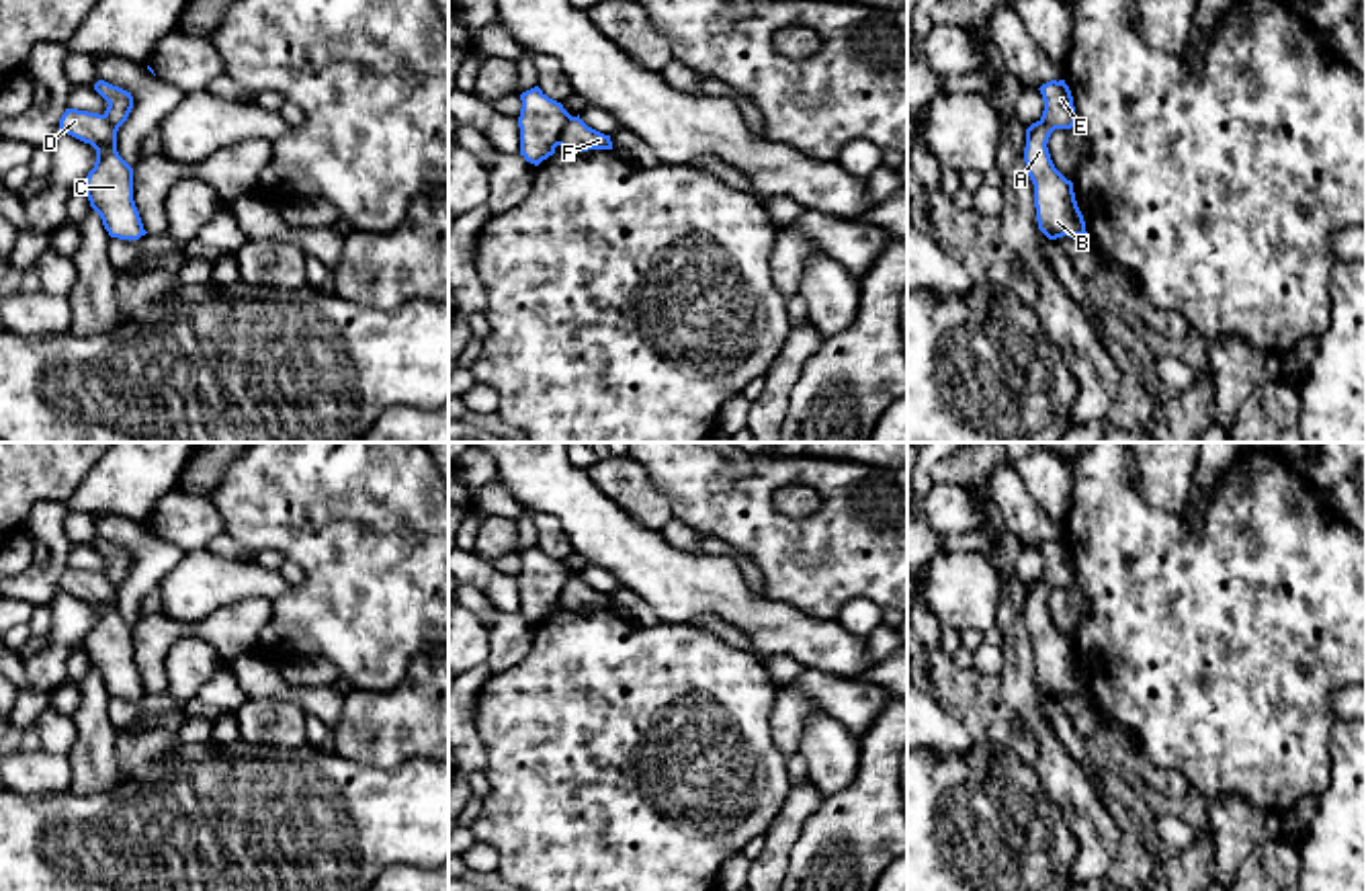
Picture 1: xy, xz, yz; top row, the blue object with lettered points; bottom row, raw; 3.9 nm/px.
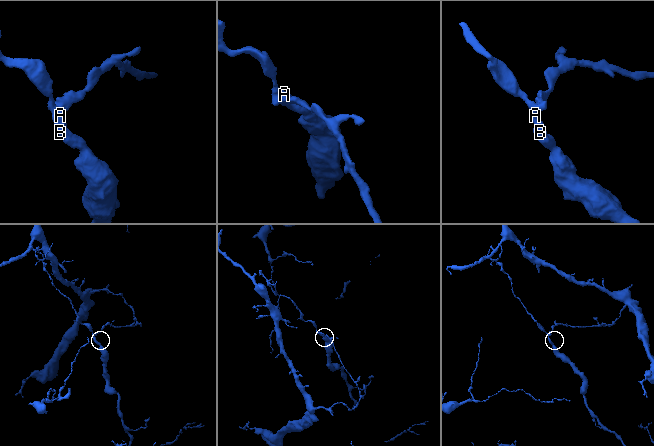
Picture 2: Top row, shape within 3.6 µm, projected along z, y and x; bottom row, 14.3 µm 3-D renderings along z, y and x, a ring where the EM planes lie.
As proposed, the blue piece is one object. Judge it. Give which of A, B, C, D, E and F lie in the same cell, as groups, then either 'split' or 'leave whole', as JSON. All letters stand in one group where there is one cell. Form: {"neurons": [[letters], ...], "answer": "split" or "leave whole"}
{"neurons": [["A", "B", "C", "D"], ["E", "F"]], "answer": "split"}

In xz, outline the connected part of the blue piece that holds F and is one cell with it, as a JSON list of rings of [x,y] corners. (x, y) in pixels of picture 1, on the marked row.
[[[580,115],[569,117],[565,123],[559,145],[565,152],[588,152],[588,150],[612,150],[610,135],[604,135],[592,127],[588,127]]]

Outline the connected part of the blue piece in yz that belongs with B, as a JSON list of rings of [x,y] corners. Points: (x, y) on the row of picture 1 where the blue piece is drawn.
[[[1036,121],[1026,129],[1024,162],[1034,184],[1038,229],[1049,240],[1087,236],[1073,182],[1051,160],[1047,147],[1051,133],[1053,129],[1044,121]]]

